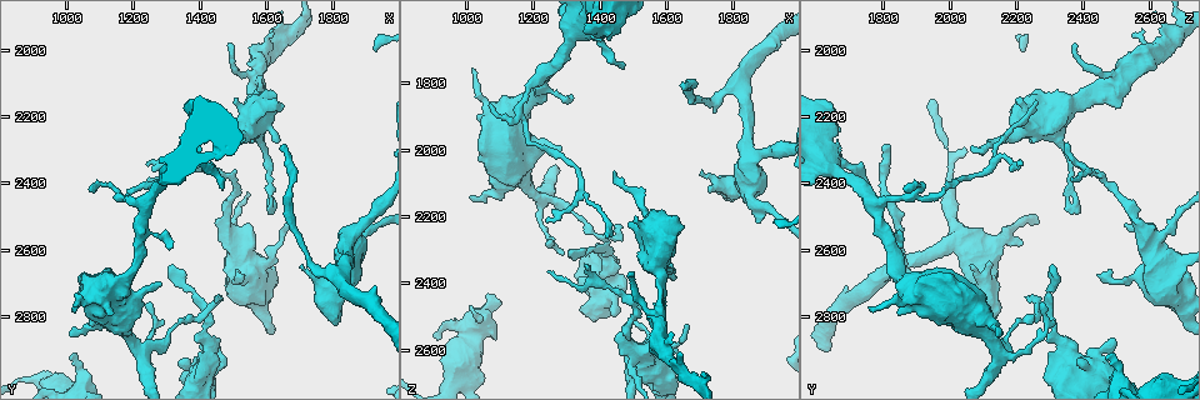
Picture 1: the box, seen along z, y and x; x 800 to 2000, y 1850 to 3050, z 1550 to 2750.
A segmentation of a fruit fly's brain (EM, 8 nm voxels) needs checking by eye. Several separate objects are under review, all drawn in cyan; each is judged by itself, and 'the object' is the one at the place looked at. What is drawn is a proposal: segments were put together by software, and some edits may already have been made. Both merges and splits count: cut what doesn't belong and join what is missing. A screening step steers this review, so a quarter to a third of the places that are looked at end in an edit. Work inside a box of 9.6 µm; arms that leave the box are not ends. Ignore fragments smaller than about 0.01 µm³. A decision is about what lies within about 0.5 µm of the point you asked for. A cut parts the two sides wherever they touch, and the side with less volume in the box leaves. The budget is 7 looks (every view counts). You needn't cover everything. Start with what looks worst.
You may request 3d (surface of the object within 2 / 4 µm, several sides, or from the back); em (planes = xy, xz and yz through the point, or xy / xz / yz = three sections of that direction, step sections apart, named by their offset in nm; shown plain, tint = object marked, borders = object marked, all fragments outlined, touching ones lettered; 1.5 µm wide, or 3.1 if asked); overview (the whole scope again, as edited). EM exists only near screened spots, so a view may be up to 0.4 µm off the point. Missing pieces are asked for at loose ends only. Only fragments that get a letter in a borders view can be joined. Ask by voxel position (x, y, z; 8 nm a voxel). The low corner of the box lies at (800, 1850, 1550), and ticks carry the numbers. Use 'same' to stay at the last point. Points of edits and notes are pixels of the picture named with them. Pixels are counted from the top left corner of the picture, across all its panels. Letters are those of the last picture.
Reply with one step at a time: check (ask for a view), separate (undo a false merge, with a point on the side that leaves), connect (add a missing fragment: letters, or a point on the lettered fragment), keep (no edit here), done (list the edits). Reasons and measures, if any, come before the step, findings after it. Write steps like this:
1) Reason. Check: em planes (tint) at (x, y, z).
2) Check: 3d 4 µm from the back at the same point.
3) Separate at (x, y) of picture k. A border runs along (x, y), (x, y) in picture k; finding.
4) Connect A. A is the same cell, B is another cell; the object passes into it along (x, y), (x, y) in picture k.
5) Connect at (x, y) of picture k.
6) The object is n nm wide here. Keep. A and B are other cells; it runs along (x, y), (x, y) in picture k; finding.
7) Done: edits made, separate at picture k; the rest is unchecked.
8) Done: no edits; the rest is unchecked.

Branch stops here. Check: 3d 4 µm at (1650, 2290, 1810).

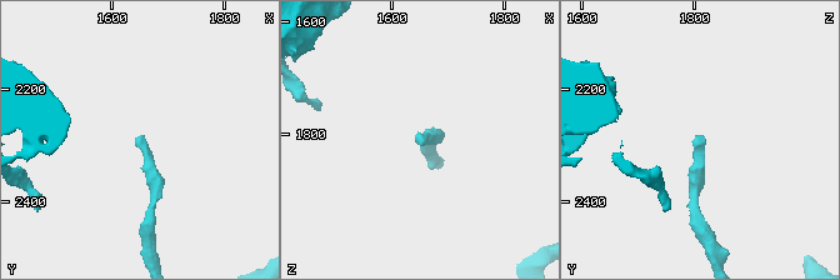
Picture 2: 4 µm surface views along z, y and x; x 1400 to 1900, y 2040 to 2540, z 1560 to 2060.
Shape alone is not enough. Check: em yz step 4 (plain) at (1640, 2285, 1805).

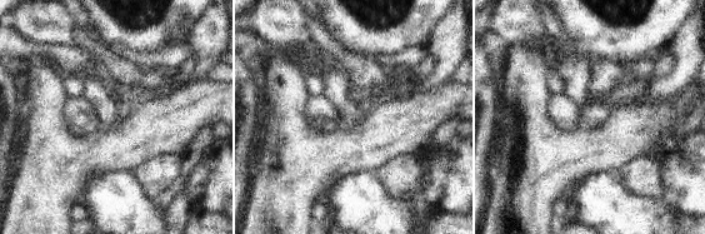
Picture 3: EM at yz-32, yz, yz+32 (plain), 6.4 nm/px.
Check: em yz step 4 (borders) at the same point.

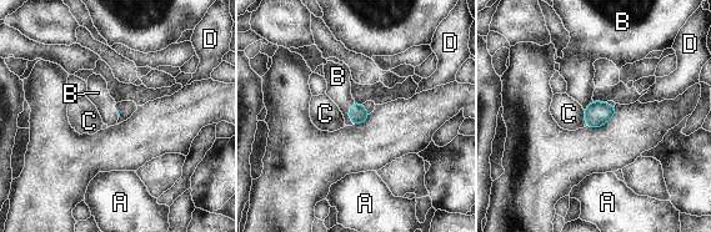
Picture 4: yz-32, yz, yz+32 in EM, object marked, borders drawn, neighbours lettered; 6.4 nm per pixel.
Connect B. B is the same cell, A, C and D are other cells; the object passes into it along (357, 114), (349, 114), (339, 87) in picture 4; it goes on there.

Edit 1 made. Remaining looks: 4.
Check: overview.

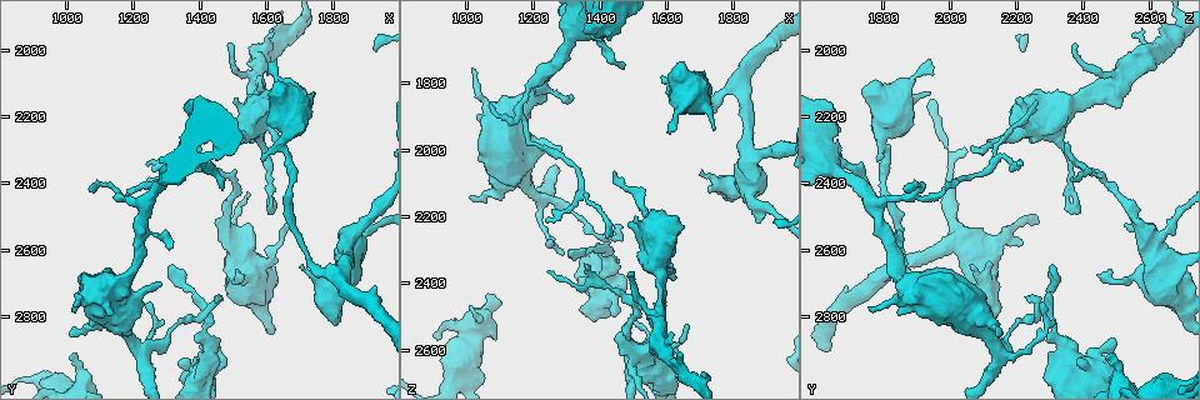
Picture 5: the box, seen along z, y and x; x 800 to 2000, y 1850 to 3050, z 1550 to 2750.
Branch stops here. Check: 3d 4 µm at (1740, 2640, 2110).

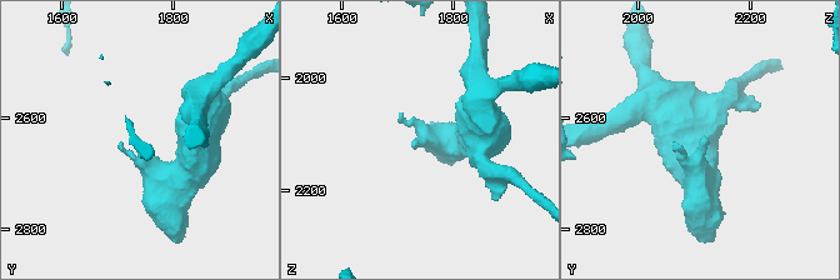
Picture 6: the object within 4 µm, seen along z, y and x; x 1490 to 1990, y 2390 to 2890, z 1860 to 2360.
Now the EM. Check: em planes (borders) at (1735, 2635, 2120).

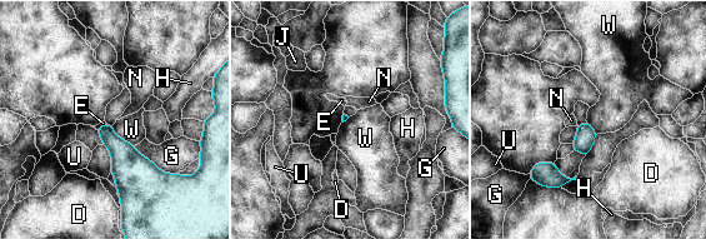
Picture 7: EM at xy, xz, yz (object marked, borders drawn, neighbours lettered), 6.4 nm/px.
Keep. D, E, G, H, J, N, U and W are other cells; a border runs along (111, 125), (116, 135), (134, 147) in picture 7; none of them fits.

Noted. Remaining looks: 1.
Done: edits made, connect at picture 4; the rest is unchecked.

